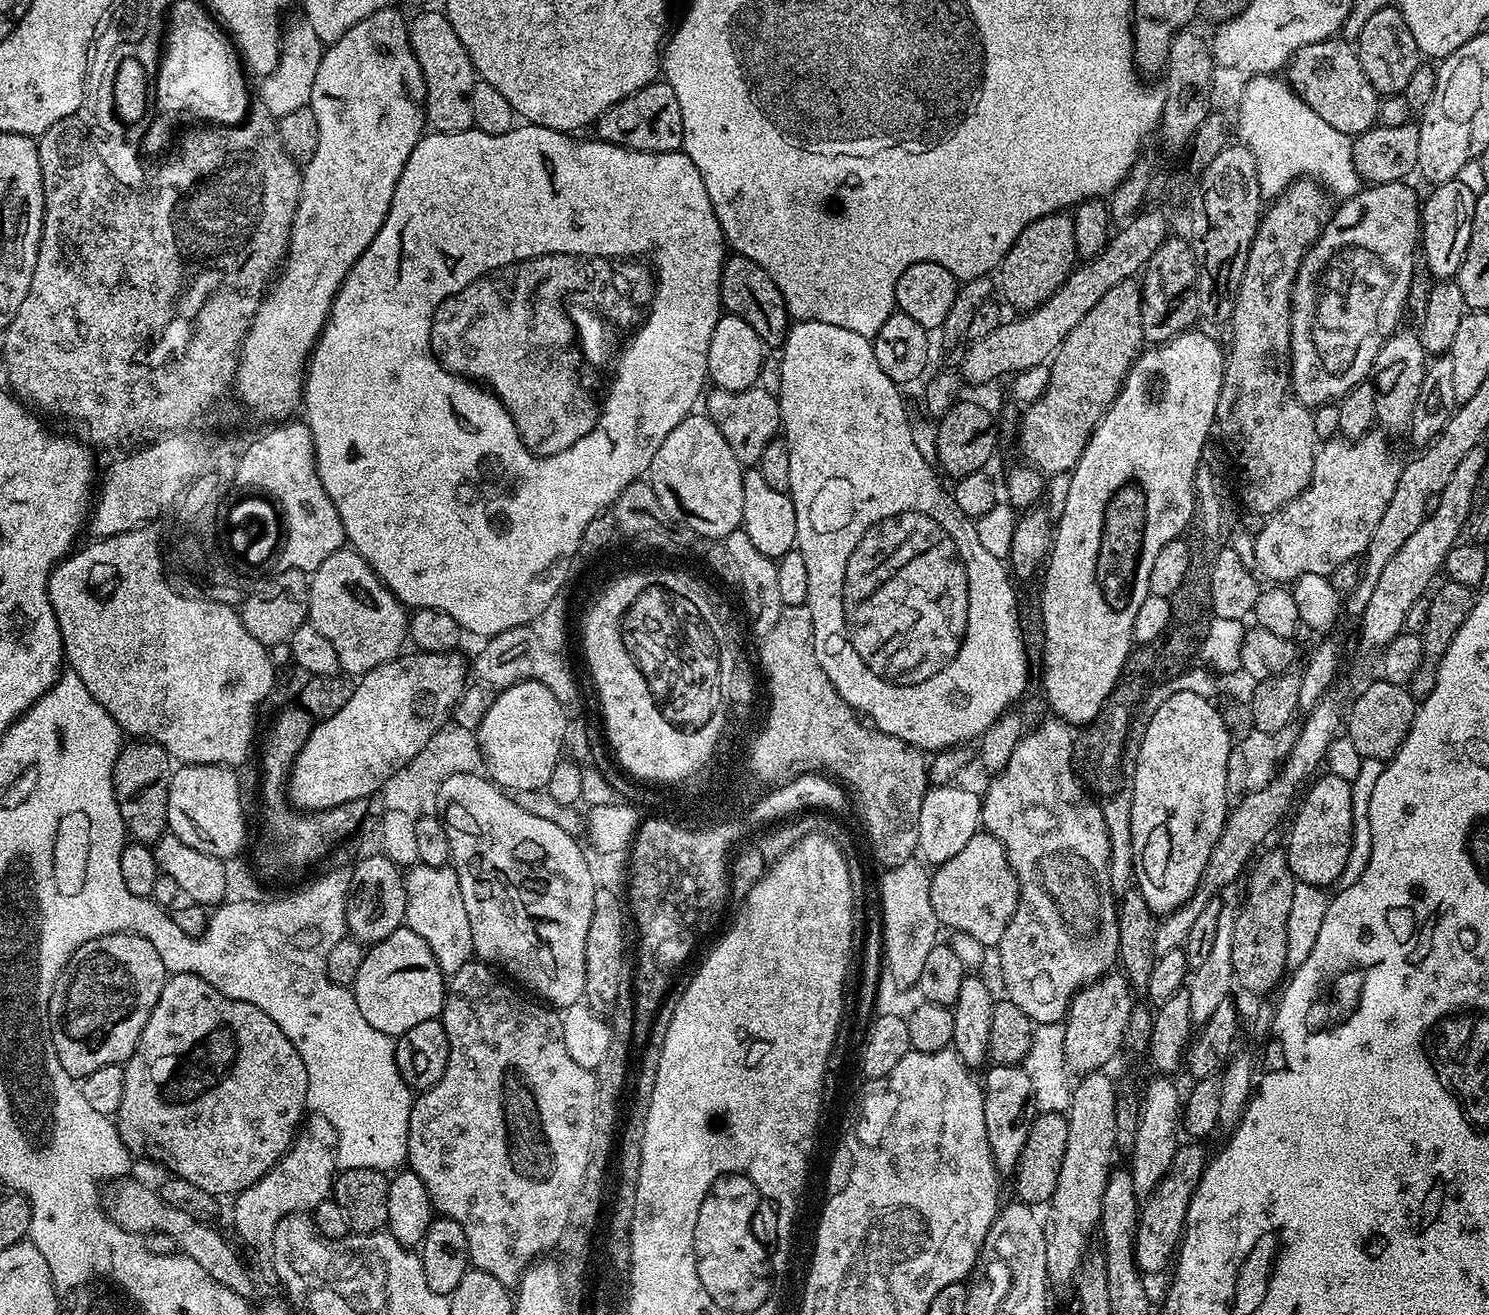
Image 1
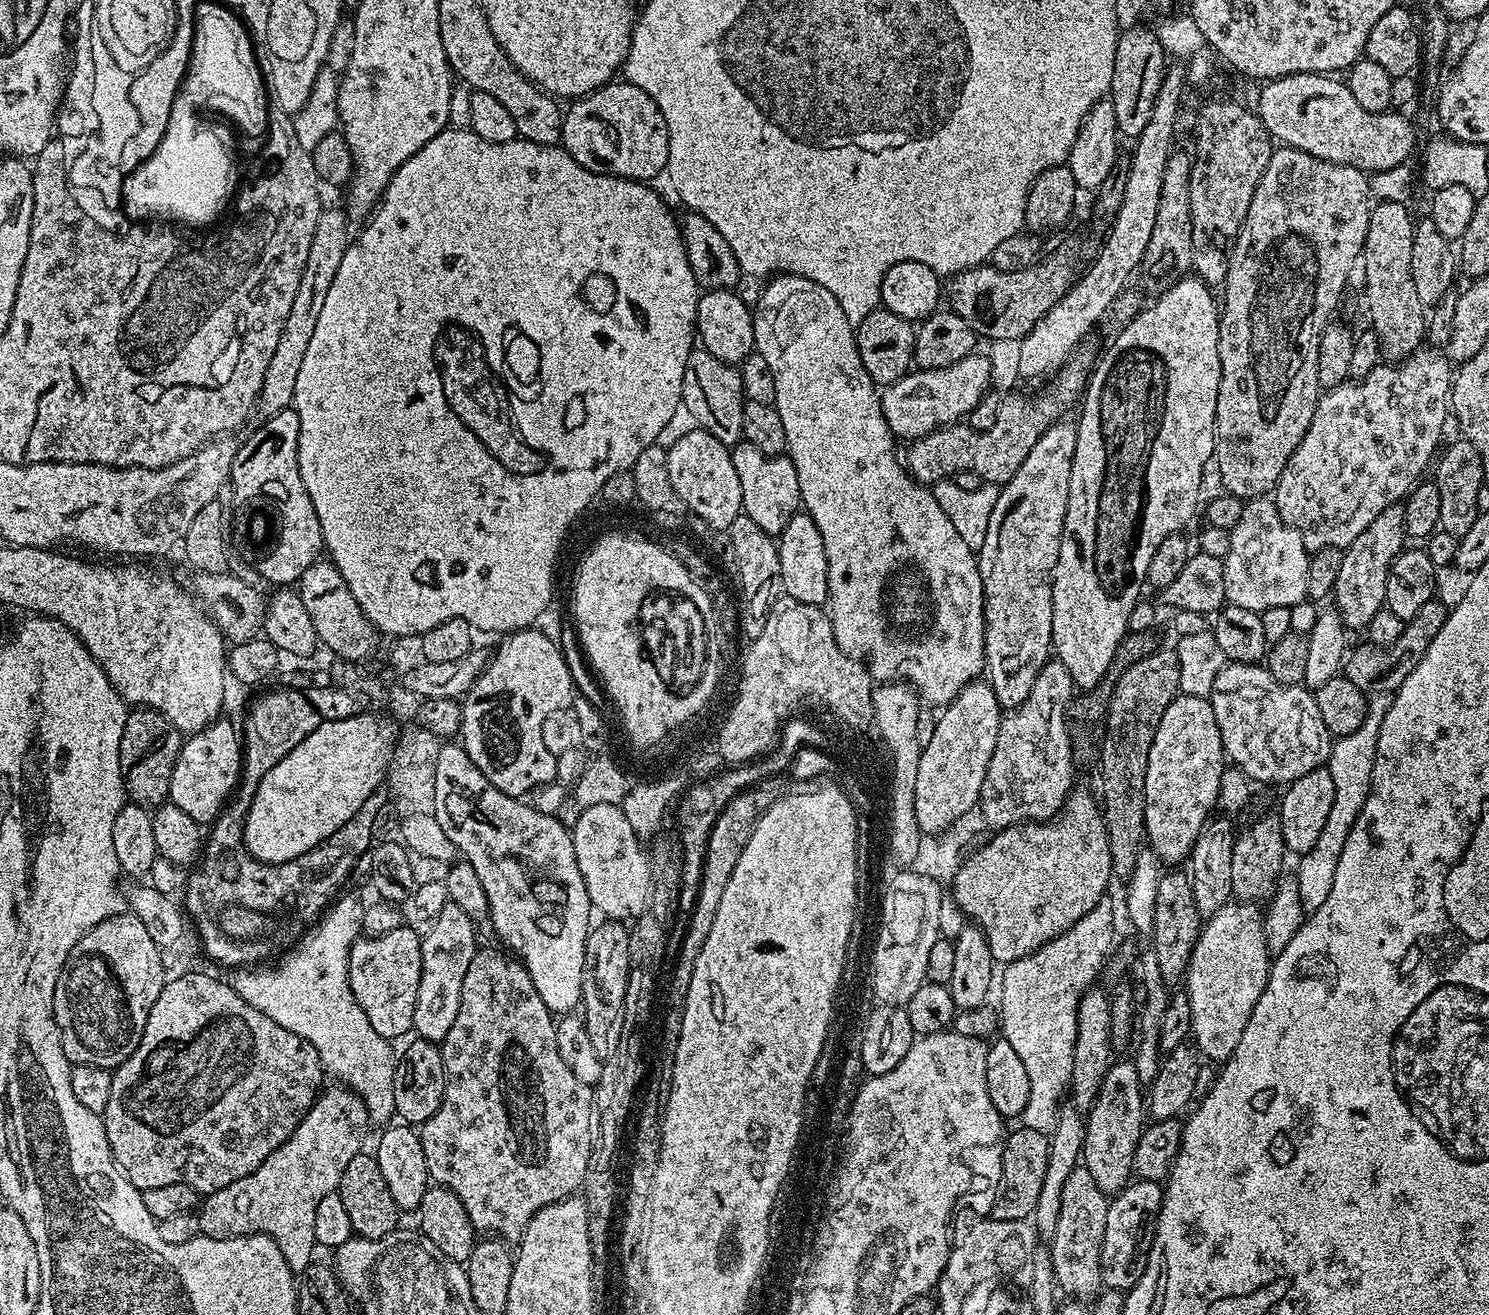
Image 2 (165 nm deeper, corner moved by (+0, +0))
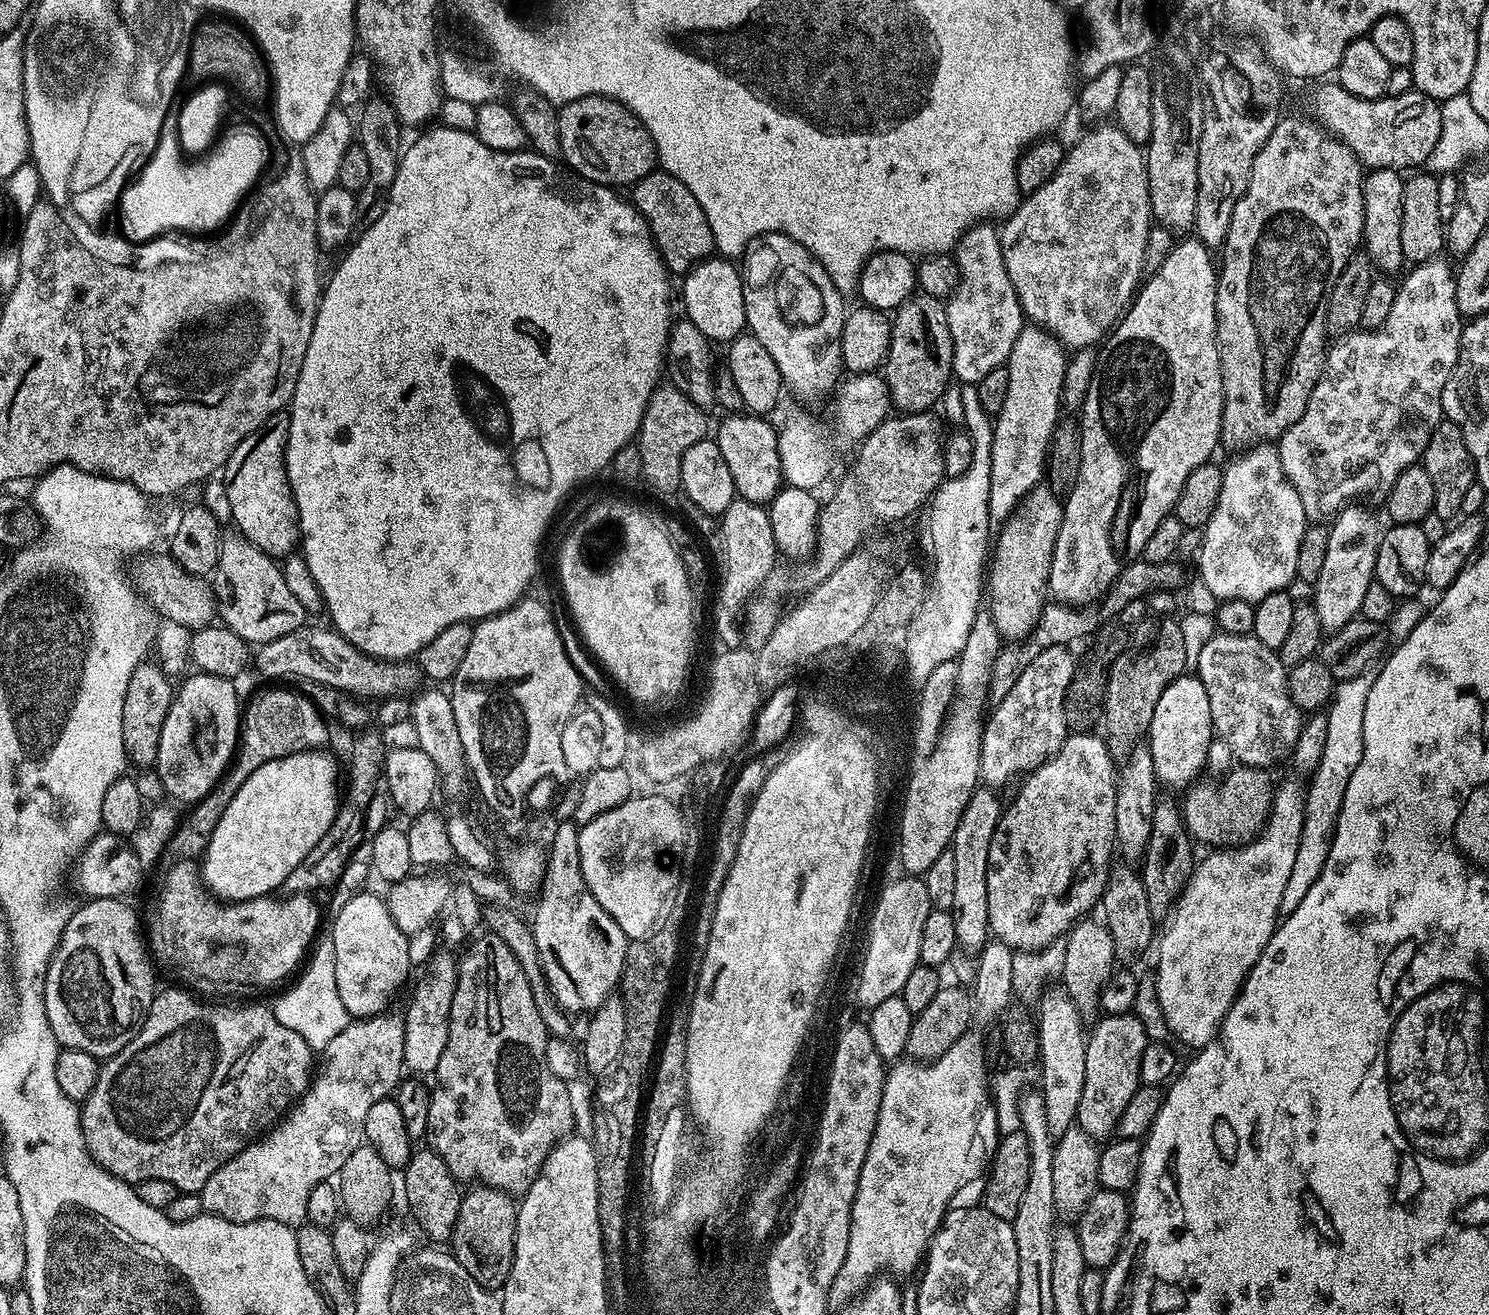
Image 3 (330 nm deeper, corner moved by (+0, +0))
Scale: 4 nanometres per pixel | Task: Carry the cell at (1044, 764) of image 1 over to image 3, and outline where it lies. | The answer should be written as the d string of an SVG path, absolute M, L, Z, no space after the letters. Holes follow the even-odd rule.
M1050 646L1050 650L1042 650L1042 654L1038 654L1038 658L1034 658L1034 662L1030 662L1030 666L1026 666L1026 670L1022 670L1022 674L1018 678L1018 682L1014 682L1010 694L1006 694L1006 698L995 705L996 713L989 718L988 725L983 725L982 735L980 737L980 779L985 785L997 786L996 784L1006 783L1011 776L1016 776L1019 772L1021 772L1021 774L1027 774L1034 771L1035 768L1046 763L1046 761L1064 745L1064 739L1070 735L1070 729L1066 722L1066 718L1064 717L1064 695L1070 686L1070 682L1074 678L1076 665L1078 663L1077 657L1072 657L1072 651L1073 649L1068 646L1062 648Z

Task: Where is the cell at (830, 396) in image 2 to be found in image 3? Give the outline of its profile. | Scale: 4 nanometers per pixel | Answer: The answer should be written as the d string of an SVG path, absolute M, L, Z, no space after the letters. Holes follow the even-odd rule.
M767 232L748 243L748 251L742 257L742 275L747 331L758 338L762 346L766 346L785 385L806 396L816 396L827 388L833 389L838 382L836 375L842 372L840 339L846 307L845 297L834 286L830 274L826 274L824 267L814 258L814 254L810 254L810 250L806 250L806 246L781 232Z

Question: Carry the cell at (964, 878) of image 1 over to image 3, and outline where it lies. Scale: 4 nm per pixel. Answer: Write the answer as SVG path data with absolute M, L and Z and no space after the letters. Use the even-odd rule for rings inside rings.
M1091 731L1072 732L1064 739L1064 745L1053 754L1042 766L1027 773L1024 785L1020 793L1012 800L1012 805L1005 807L1000 814L1000 821L994 830L994 838L990 838L990 858L988 859L988 877L986 878L986 890L990 902L990 918L988 927L991 935L1013 950L1035 950L1046 948L1050 944L1057 943L1067 933L1073 924L1085 917L1092 907L1094 909L1101 903L1101 896L1107 884L1110 865L1113 863L1112 852L1117 847L1115 834L1115 796L1117 786L1118 768L1114 763L1112 751L1108 749L1108 741L1103 735L1097 736Z

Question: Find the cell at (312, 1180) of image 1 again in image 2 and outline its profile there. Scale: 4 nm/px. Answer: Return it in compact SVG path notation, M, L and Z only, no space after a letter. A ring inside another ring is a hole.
M335 1086L329 1090L321 1091L316 1097L314 1106L306 1114L306 1118L302 1118L302 1122L294 1130L294 1134L290 1134L290 1138L286 1142L282 1142L282 1146L278 1146L278 1150L274 1150L274 1154L270 1154L270 1158L266 1158L266 1162L262 1162L262 1166L258 1166L258 1170L254 1170L250 1174L246 1174L246 1178L238 1178L238 1182L230 1182L230 1186L226 1186L217 1192L207 1193L203 1197L202 1203L198 1208L198 1226L201 1233L205 1236L213 1236L221 1240L227 1236L269 1236L278 1247L282 1250L282 1254L286 1258L286 1262L292 1267L293 1273L299 1274L306 1270L308 1264L313 1263L314 1256L312 1251L317 1251L318 1245L314 1238L314 1213L318 1211L318 1206L322 1203L322 1198L326 1198L326 1194L337 1191L342 1178L342 1170L346 1170L346 1165L350 1163L350 1158L354 1158L364 1145L364 1135L368 1132L368 1124L370 1125L370 1117L368 1107L364 1105L364 1100L361 1096L356 1095L351 1088L343 1086Z

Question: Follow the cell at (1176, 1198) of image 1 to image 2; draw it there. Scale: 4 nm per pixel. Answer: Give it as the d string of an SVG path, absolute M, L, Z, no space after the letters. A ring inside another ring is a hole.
M1135 1179L1110 1199L1106 1214L1106 1227L1102 1240L1100 1259L1101 1283L1110 1289L1129 1291L1141 1274L1141 1267L1132 1264L1140 1232L1148 1221L1159 1212L1163 1200L1163 1187L1154 1180Z

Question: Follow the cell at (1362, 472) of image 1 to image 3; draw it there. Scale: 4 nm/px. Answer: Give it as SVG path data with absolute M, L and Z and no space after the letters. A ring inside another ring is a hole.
M1437 258L1434 260L1427 260L1421 264L1415 265L1411 269L1412 273L1405 278L1404 281L1399 281L1396 297L1394 298L1394 307L1390 309L1389 316L1386 317L1386 322L1382 322L1380 328L1369 328L1367 330L1353 330L1350 332L1343 333L1339 338L1333 339L1331 341L1330 347L1327 349L1324 358L1324 370L1320 373L1320 381L1314 386L1314 390L1310 394L1310 402L1306 402L1306 410L1302 414L1302 418L1298 418L1298 422L1294 422L1294 426L1290 426L1283 434L1281 434L1278 441L1278 451L1280 454L1280 461L1282 462L1282 468L1285 474L1288 475L1288 481L1294 486L1294 490L1298 490L1298 498L1302 498L1302 510L1304 511L1305 517L1312 522L1328 522L1335 517L1336 513L1340 511L1341 508L1345 507L1349 502L1355 498L1359 492L1372 492L1376 487L1381 484L1384 490L1392 488L1394 482L1398 478L1398 474L1402 474L1402 470L1406 470L1411 466L1411 464L1417 463L1423 457L1426 446L1430 442L1430 434L1434 434L1436 427L1442 423L1442 417L1444 416L1444 407L1442 406L1442 390L1446 390L1446 382L1450 378L1450 374L1454 370L1454 366L1458 362L1458 354L1460 353L1460 333L1462 331L1462 317L1460 311L1458 310L1458 302L1456 301L1456 274L1453 265L1448 265L1444 258Z

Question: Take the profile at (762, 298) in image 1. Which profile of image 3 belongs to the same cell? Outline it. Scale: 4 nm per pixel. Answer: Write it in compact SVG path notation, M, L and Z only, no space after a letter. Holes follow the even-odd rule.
M653 170L646 174L638 183L631 185L630 203L643 216L652 242L664 260L664 267L669 273L687 273L693 264L709 259L713 255L716 243L710 230L710 222L706 222L706 214L702 206L698 206L698 198L690 194L674 174L663 170Z

